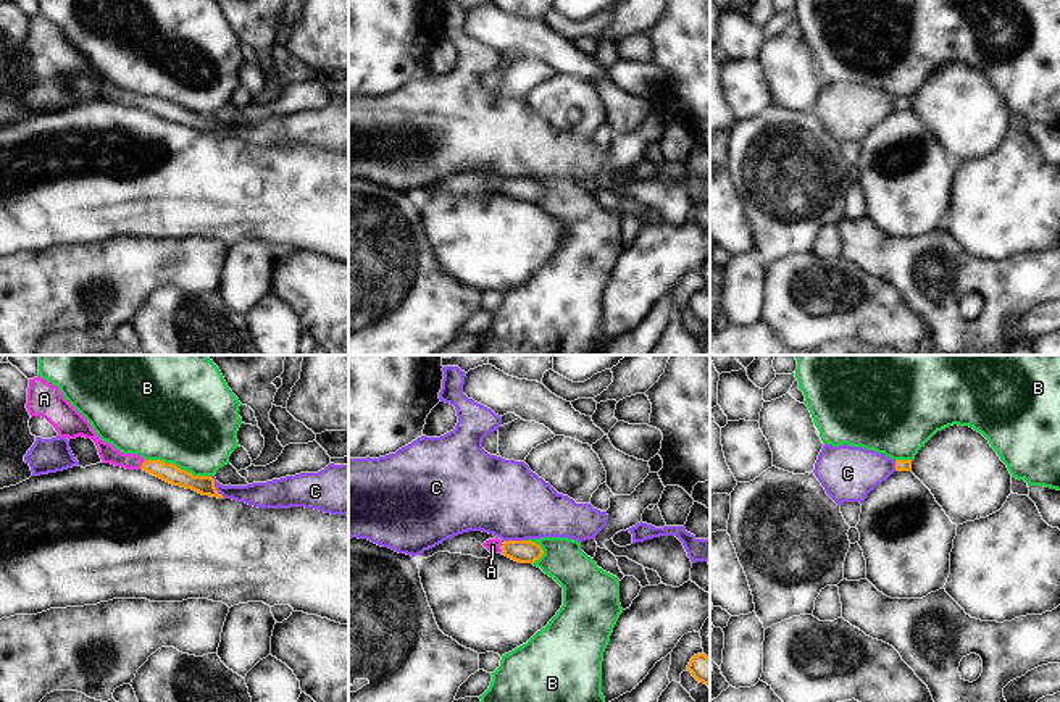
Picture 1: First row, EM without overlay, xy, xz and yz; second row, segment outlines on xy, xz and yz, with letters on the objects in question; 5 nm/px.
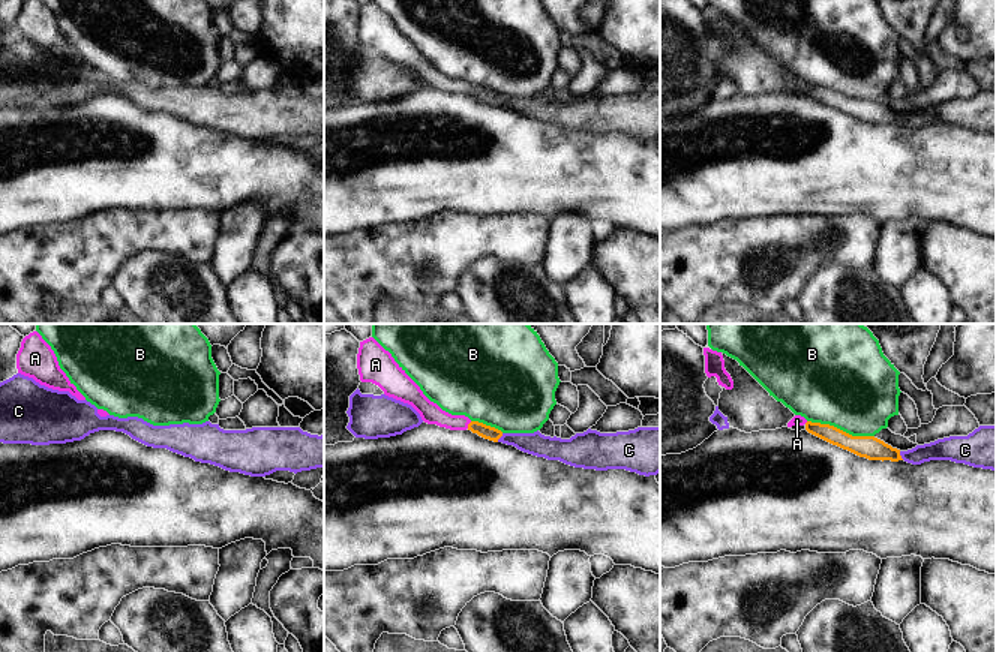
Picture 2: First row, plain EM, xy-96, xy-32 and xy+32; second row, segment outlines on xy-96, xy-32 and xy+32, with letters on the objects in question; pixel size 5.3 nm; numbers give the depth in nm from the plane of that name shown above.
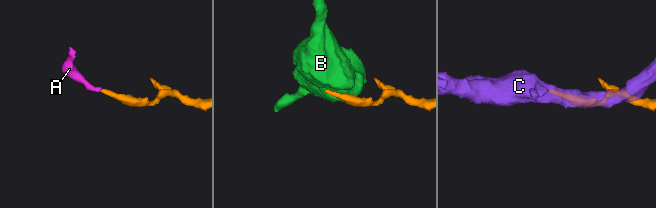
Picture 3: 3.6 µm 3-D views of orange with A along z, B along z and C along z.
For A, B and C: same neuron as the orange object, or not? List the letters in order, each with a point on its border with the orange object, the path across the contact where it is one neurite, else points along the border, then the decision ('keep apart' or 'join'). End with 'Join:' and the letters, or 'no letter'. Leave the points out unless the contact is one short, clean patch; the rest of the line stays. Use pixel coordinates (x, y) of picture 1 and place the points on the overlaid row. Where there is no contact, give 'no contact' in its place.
A: contact xy (142, 463); way xy (166, 472), (142, 463), (121, 460), (108, 454); join
B: contact xy (178, 467); border xy (146, 459), (160, 459), (194, 475), (210, 476); keep apart
C: contact xy (215, 488); keep apart
Join: A

